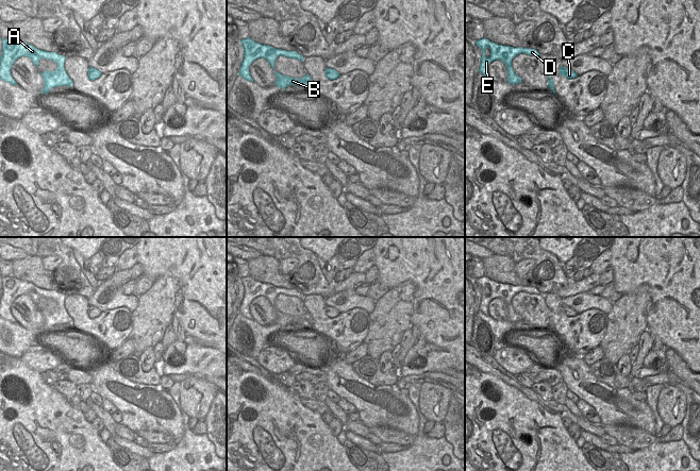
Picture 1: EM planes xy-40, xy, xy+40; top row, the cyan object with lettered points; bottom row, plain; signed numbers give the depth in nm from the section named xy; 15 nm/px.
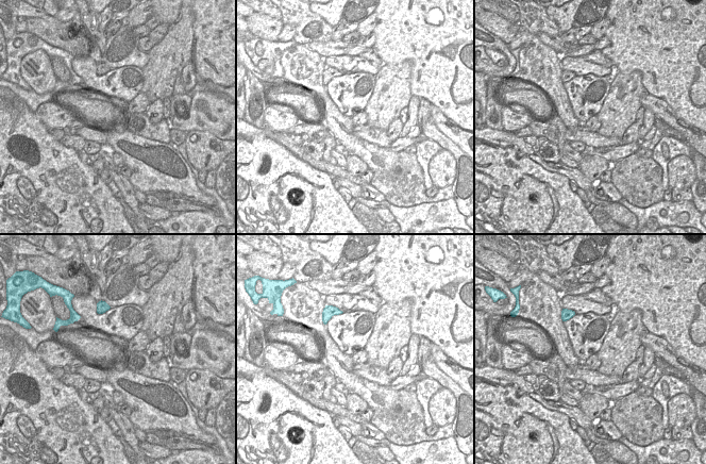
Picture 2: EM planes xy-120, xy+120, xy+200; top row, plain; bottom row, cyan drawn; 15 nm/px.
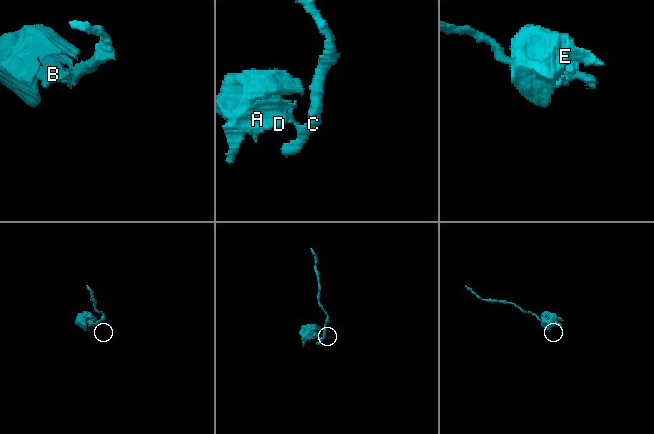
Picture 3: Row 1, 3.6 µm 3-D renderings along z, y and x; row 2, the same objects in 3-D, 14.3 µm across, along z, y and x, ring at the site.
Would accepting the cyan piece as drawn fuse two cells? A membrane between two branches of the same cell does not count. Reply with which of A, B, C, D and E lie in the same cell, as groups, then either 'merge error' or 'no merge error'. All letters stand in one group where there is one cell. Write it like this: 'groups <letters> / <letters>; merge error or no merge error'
groups A B D E / C; merge error

